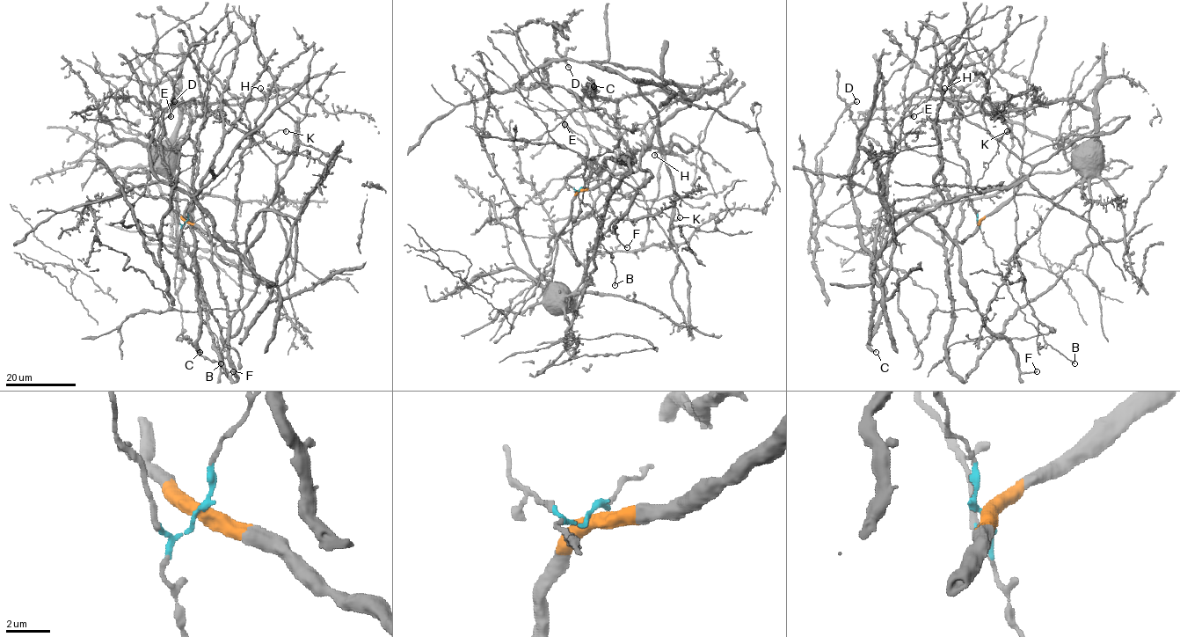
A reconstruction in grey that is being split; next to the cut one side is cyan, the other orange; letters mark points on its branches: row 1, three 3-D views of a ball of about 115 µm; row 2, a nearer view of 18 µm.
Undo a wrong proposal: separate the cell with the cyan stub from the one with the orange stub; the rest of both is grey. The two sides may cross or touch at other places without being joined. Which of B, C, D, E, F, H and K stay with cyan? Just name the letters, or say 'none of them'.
B, E, K

